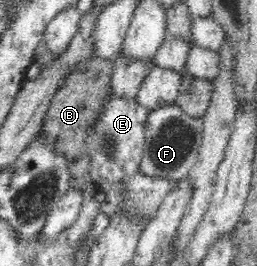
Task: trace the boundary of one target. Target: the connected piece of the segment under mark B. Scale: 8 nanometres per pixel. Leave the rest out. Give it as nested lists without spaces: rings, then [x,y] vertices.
[[[91,57],[87,59],[78,72],[71,72],[69,77],[65,77],[65,84],[53,95],[51,104],[46,112],[41,130],[38,134],[57,153],[67,159],[68,169],[70,170],[69,186],[77,190],[84,190],[92,183],[89,174],[90,157],[85,145],[86,130],[93,126],[96,118],[104,109],[104,102],[109,95],[113,95],[111,86],[111,71],[113,70],[113,59]]]

